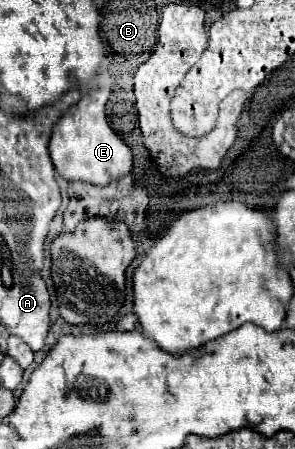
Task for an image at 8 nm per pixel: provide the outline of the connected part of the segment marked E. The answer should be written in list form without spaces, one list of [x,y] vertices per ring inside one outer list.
[[[110,89],[88,91],[72,109],[68,109],[62,119],[54,125],[50,139],[50,155],[56,171],[66,181],[84,181],[90,185],[110,185],[120,181],[132,171],[134,157],[132,149],[112,131],[106,121],[104,105],[108,101]]]

